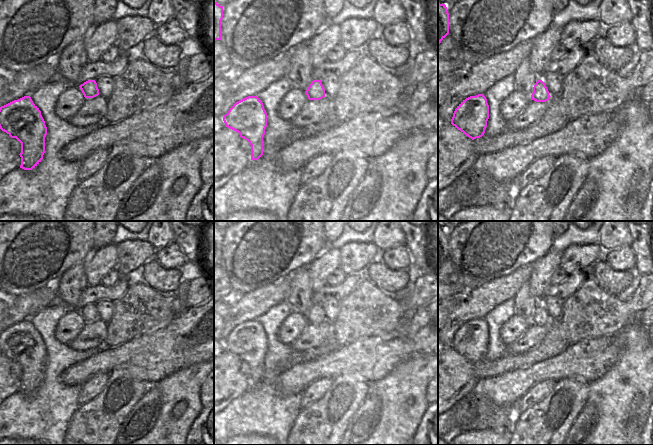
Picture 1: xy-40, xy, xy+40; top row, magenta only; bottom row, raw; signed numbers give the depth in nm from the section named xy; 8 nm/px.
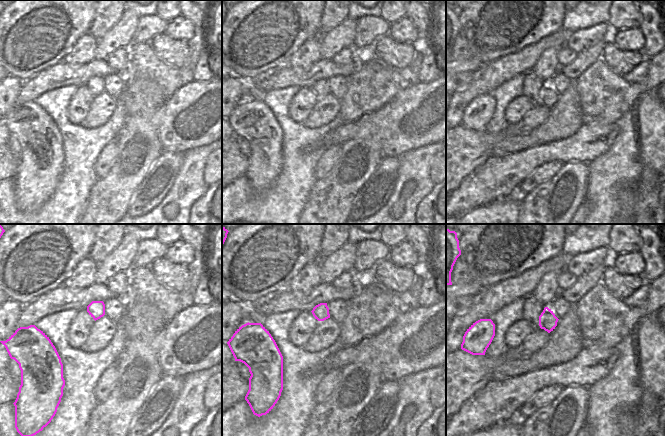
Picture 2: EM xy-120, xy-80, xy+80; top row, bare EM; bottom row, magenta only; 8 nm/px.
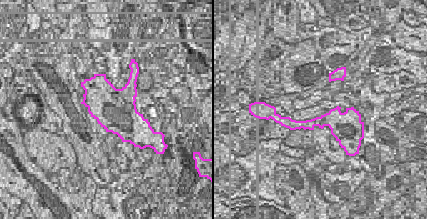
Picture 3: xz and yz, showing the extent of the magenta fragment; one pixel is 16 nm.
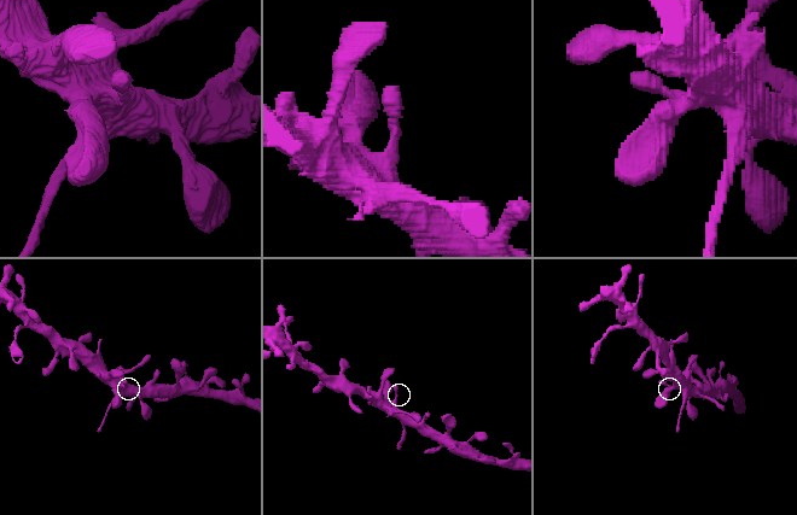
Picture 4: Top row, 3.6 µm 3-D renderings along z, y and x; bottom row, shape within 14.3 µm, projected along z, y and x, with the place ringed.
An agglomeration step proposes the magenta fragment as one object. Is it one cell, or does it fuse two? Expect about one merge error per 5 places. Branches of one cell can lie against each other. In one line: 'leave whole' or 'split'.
leave whole

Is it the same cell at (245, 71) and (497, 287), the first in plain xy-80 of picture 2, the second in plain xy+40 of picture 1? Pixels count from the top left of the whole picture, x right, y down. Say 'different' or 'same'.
different

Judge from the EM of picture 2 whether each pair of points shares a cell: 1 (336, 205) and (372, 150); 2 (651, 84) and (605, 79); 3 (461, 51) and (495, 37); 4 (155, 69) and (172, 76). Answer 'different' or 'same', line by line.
1: same
2: same
3: different
4: same

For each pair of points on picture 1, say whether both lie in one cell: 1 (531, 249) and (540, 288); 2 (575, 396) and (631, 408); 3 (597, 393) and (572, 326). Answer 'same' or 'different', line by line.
1: different
2: different
3: different

